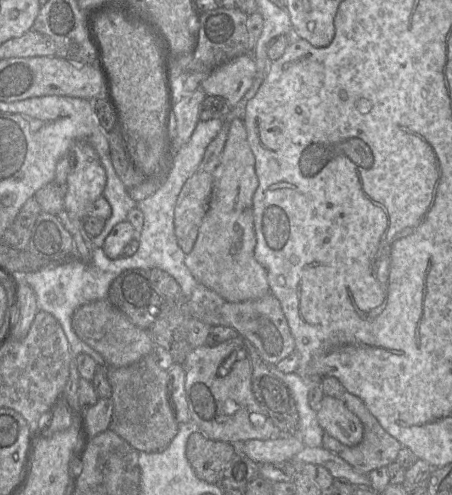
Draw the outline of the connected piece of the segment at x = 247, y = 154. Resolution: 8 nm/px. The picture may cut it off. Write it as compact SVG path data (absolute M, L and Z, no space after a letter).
M242 118L230 122L230 130L221 156L221 163L215 170L208 210L199 227L192 251L185 256L185 265L198 283L215 291L228 302L244 302L260 299L270 293L265 268L255 259L256 236L254 231L253 196L258 187L255 173L255 158L247 140Z

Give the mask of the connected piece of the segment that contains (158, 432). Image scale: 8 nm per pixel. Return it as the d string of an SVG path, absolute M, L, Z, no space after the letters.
M151 353L128 366L108 367L113 403L110 428L138 451L162 452L178 432L180 423L173 417L167 398L168 374Z

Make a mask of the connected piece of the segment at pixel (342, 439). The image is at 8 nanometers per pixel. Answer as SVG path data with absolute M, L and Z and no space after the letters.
M324 395L316 413L324 432L343 445L353 447L362 440L363 425L343 401Z

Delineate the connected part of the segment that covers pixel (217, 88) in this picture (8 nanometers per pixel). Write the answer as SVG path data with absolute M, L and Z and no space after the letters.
M243 54L216 67L200 88L206 95L223 97L230 107L235 108L252 87L255 76L255 59Z

